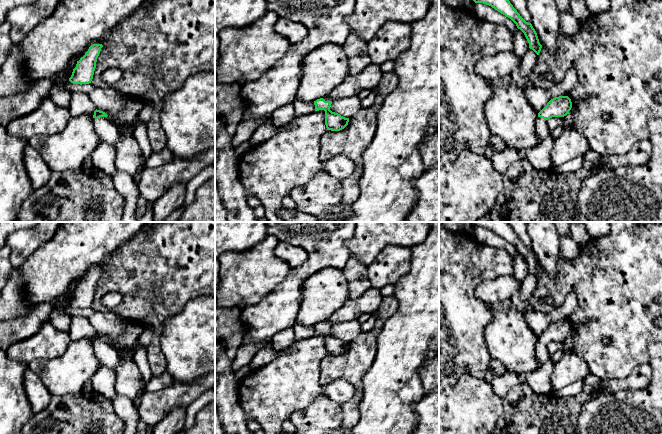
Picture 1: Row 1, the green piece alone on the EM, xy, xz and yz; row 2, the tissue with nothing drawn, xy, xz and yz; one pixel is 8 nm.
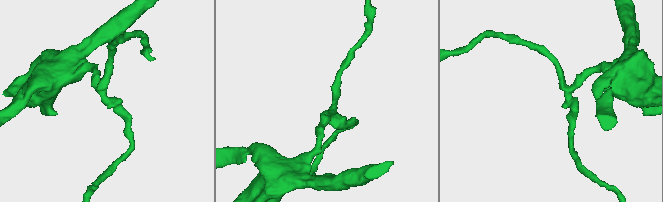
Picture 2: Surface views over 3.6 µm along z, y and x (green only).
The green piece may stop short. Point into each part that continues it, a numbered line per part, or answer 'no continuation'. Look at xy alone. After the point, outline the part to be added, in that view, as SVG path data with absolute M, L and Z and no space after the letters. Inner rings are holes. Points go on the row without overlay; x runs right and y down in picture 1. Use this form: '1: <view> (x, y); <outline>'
1: xy (106, 354); M100 341L98 343L93 342L93 348L95 356L101 365L114 370L120 357L118 352L108 343L108 341Z

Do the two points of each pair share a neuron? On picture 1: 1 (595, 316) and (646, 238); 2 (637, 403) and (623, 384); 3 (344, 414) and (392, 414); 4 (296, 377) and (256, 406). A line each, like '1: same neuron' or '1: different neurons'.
1: same neuron
2: different neurons
3: different neurons
4: same neuron

